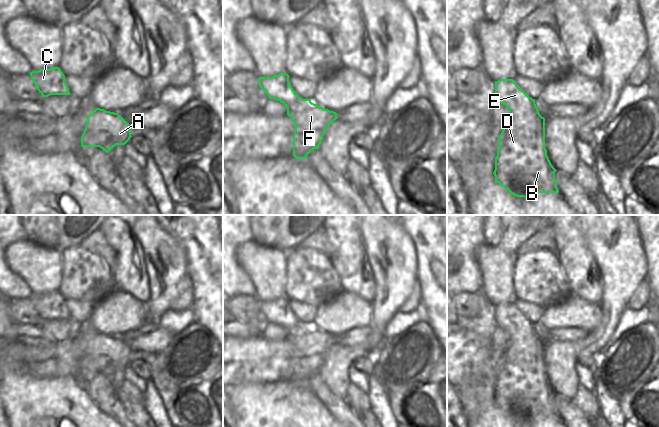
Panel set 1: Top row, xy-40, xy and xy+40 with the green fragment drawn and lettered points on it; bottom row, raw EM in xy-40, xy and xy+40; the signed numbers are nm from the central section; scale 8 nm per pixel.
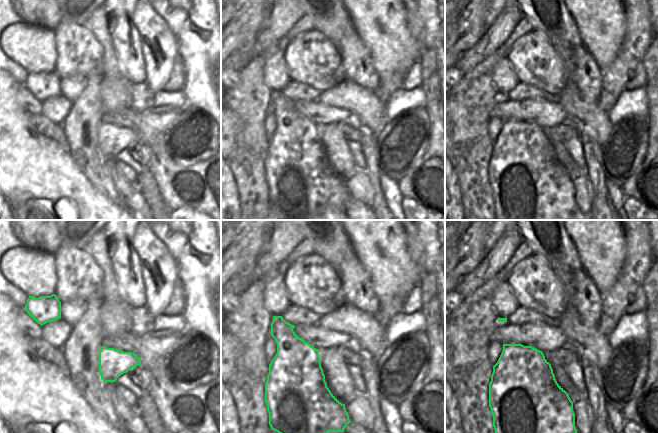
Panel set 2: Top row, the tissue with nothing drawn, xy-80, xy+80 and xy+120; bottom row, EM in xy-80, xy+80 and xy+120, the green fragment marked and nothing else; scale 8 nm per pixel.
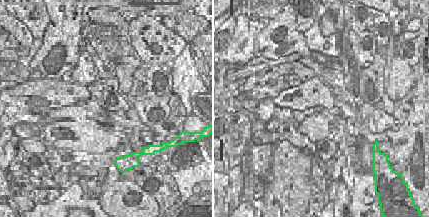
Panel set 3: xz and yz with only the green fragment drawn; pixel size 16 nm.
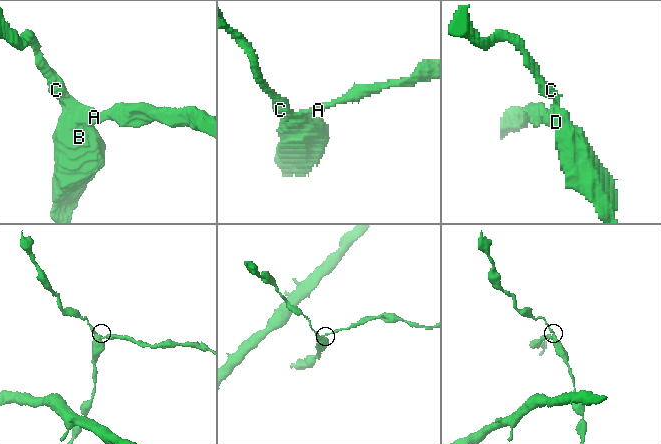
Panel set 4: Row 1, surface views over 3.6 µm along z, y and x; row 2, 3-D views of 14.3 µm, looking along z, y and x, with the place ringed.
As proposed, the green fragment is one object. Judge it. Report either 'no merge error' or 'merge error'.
merge error

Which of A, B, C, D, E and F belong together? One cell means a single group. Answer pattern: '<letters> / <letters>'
A C E F / B D

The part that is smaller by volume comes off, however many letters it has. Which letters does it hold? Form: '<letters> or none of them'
A, C, E, F

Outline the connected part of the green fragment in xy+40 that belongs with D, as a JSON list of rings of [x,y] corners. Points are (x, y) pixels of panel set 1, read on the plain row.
[[[508,329],[505,330],[509,334],[509,340],[499,360],[499,372],[493,396],[495,405],[512,419],[526,423],[530,423],[538,417],[559,417],[555,404],[557,394],[551,388],[545,372],[545,342],[538,336],[526,337],[524,333],[512,333]]]

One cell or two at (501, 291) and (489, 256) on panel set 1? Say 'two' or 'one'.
one

